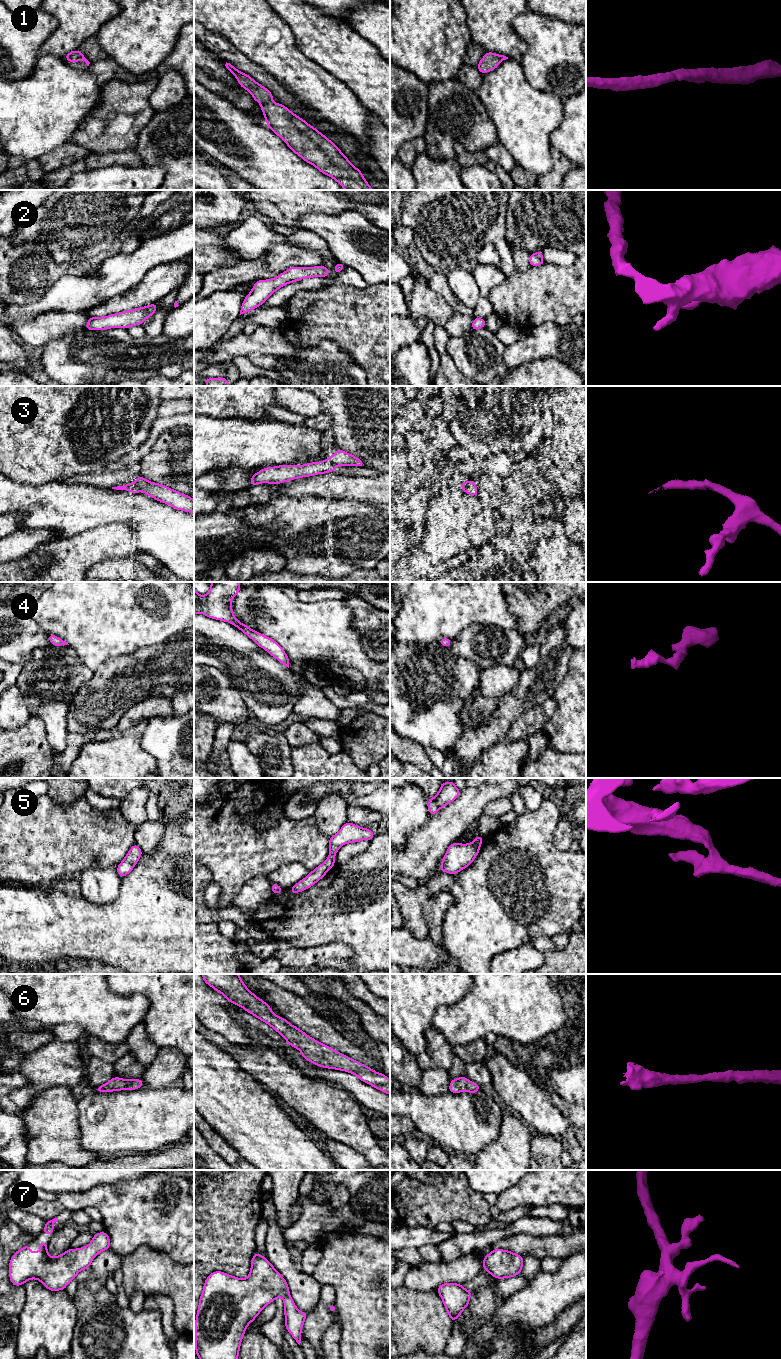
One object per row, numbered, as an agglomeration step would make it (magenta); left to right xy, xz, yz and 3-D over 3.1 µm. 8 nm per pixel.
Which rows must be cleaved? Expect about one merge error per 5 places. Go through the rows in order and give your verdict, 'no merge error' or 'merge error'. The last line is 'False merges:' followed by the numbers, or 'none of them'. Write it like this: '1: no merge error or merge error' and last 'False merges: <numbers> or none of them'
1: no merge error
2: no merge error
3: merge error
4: no merge error
5: no merge error
6: no merge error
7: no merge error
False merges: 3

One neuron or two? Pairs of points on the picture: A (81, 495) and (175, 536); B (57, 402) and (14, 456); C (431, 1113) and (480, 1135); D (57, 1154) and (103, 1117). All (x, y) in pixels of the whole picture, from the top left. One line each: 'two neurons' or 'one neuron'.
A: one neuron
B: one neuron
C: one neuron
D: two neurons

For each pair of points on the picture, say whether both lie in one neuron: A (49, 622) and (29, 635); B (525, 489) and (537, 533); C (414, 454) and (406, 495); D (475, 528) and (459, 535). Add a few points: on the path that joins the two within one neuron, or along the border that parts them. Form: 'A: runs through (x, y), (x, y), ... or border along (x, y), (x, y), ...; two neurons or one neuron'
A: border along (36, 623), (48, 634); two neurons
B: runs through (536, 500), (540, 522); one neuron
C: border along (406, 452), (409, 472), (416, 478); two neurons
D: border along (478, 512), (468, 523), (467, 547); two neurons

